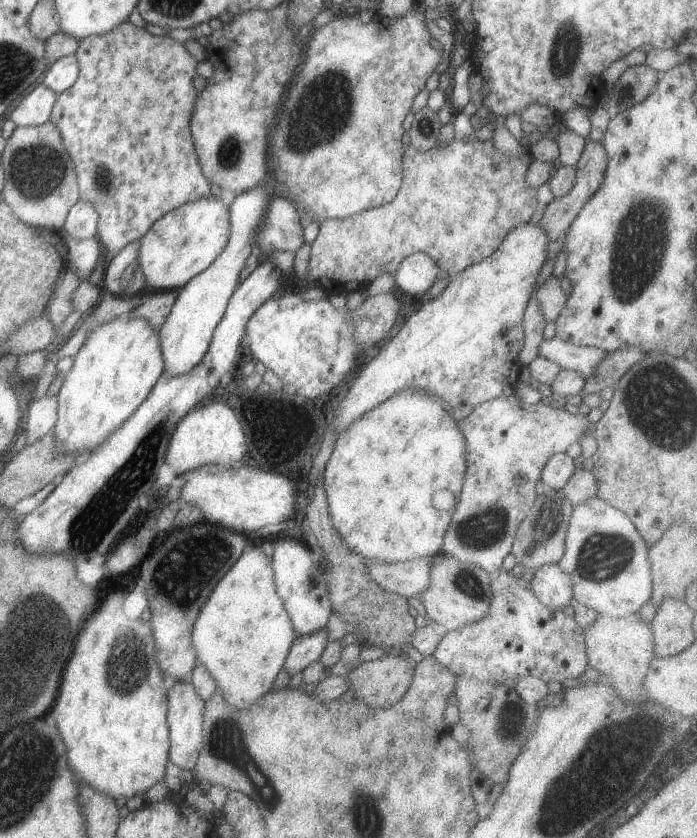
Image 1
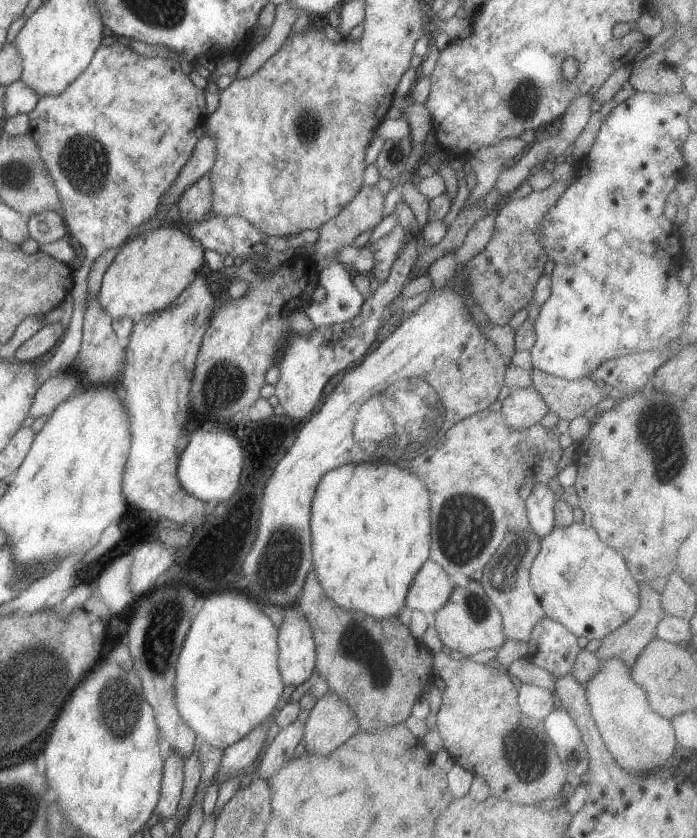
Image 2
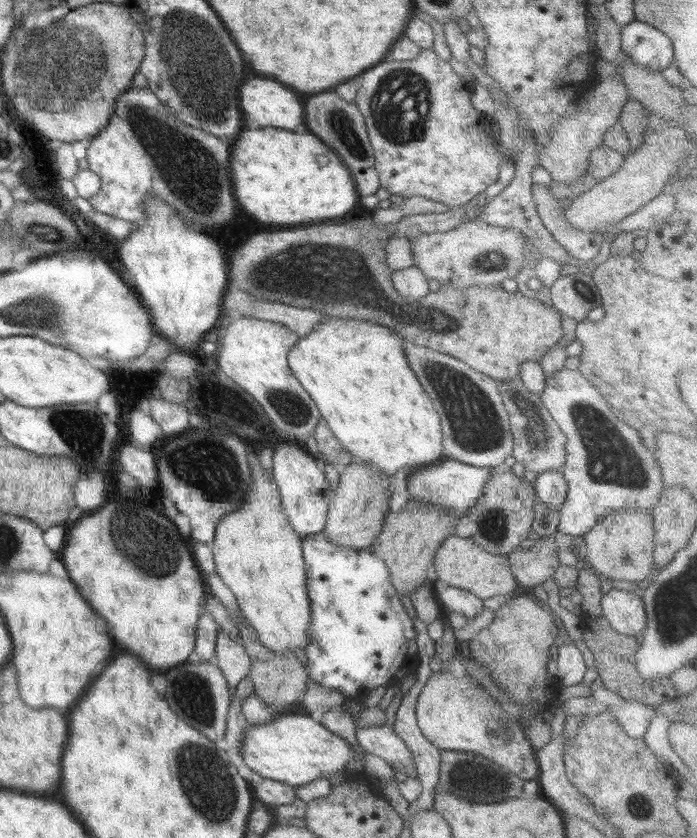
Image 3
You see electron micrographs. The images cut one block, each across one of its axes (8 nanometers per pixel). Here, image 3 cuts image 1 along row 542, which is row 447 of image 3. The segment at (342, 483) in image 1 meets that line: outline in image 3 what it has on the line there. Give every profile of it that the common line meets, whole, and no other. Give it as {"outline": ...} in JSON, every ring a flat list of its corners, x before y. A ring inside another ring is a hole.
{"outline":[[334,316,317,324,306,336,299,337,287,355,292,374,312,397,321,418,353,456,354,463,370,463,379,473,394,476,402,468,408,468,412,474,424,465,445,459,440,417,406,360,401,336,391,328,372,321]]}

